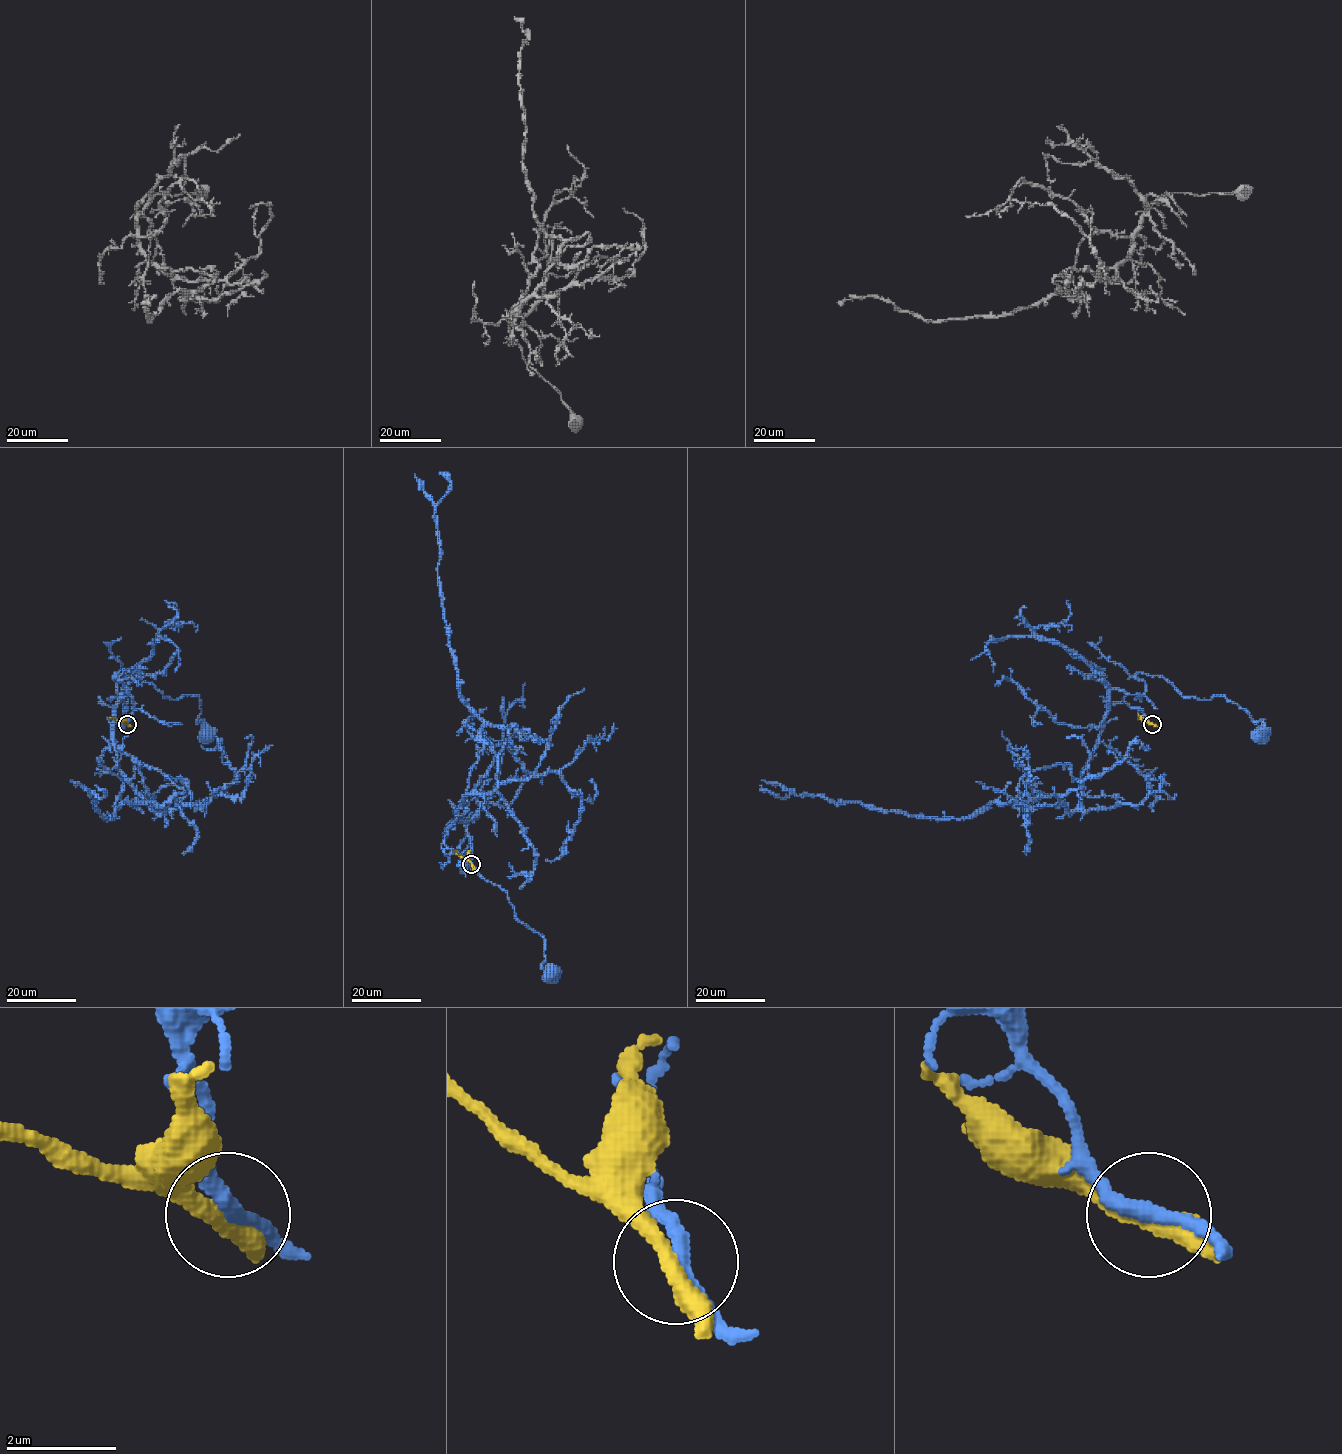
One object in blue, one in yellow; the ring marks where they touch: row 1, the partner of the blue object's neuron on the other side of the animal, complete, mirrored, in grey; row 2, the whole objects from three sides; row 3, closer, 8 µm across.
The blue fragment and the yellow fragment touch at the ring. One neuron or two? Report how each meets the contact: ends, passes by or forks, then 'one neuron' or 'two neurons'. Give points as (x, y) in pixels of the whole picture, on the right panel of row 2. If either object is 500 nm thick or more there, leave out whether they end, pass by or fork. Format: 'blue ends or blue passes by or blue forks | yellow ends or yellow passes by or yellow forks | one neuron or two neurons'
blue passes by | yellow passes by | two neurons

